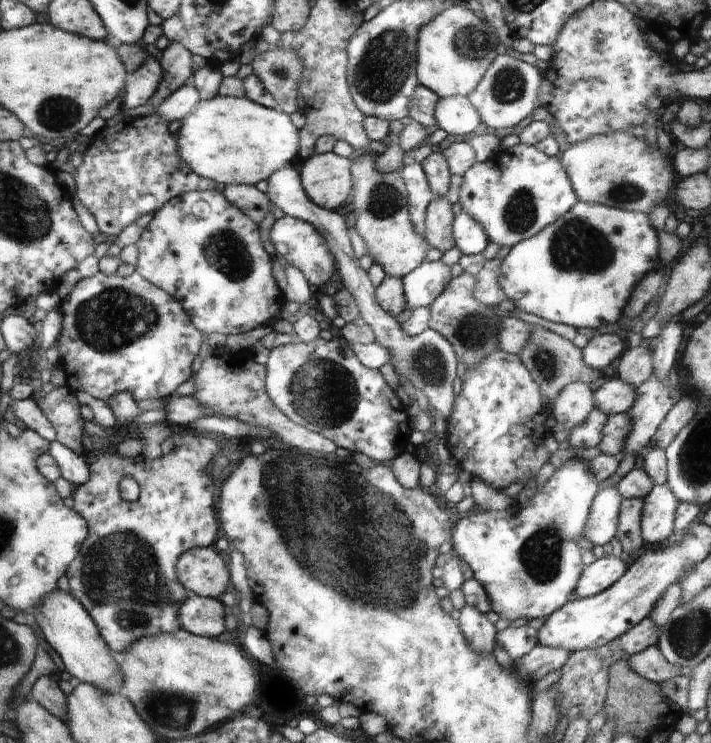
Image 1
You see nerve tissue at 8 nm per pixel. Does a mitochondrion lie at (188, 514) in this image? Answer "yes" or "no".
no

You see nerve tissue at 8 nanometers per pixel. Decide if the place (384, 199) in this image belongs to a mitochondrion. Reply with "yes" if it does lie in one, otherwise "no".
yes

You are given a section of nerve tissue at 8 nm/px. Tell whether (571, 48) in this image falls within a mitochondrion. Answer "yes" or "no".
no

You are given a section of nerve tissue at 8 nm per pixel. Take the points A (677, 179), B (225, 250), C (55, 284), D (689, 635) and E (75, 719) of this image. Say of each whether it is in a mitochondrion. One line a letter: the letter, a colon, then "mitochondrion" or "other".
A: other
B: mitochondrion
C: other
D: mitochondrion
E: other

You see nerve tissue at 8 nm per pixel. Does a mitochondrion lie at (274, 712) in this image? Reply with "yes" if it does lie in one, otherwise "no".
no

